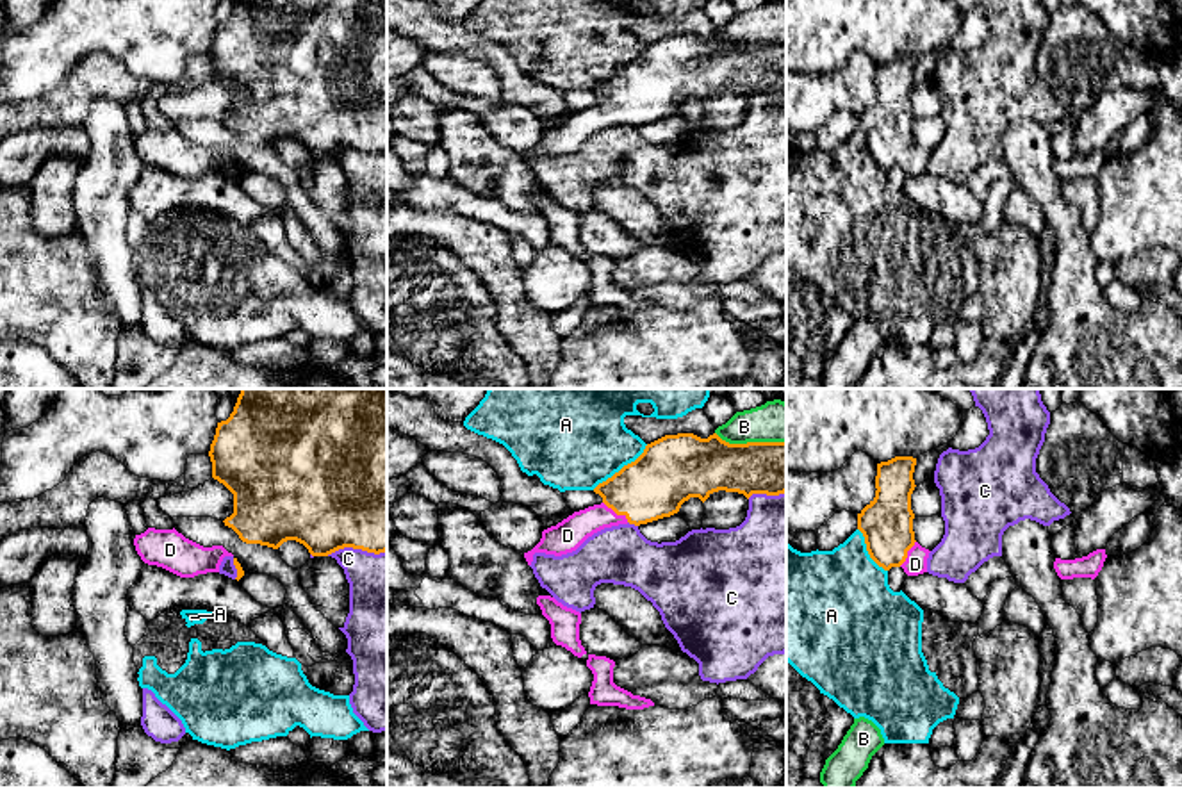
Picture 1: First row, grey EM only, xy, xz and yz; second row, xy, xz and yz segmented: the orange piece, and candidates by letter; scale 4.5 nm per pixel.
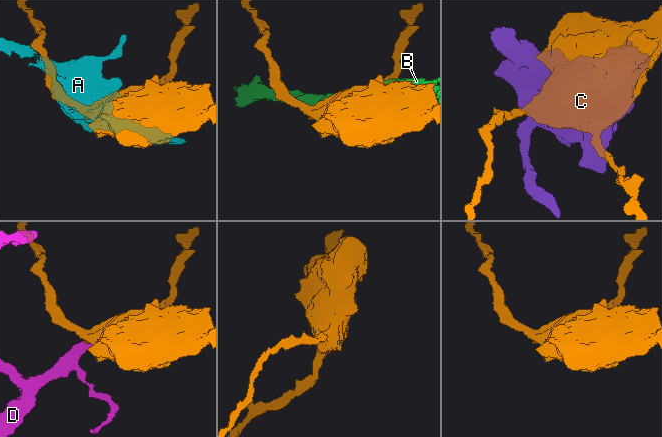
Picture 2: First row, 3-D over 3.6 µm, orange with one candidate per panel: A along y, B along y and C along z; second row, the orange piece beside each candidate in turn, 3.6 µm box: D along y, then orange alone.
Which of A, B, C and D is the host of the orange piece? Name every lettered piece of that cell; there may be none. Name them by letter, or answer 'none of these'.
D

